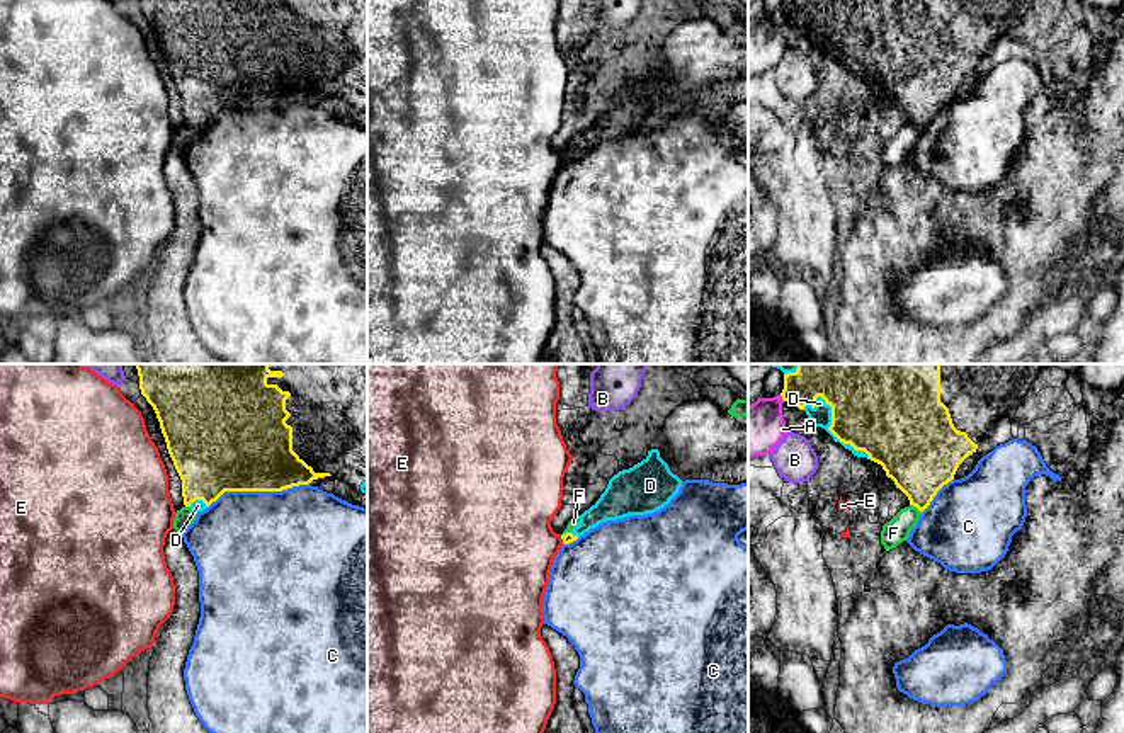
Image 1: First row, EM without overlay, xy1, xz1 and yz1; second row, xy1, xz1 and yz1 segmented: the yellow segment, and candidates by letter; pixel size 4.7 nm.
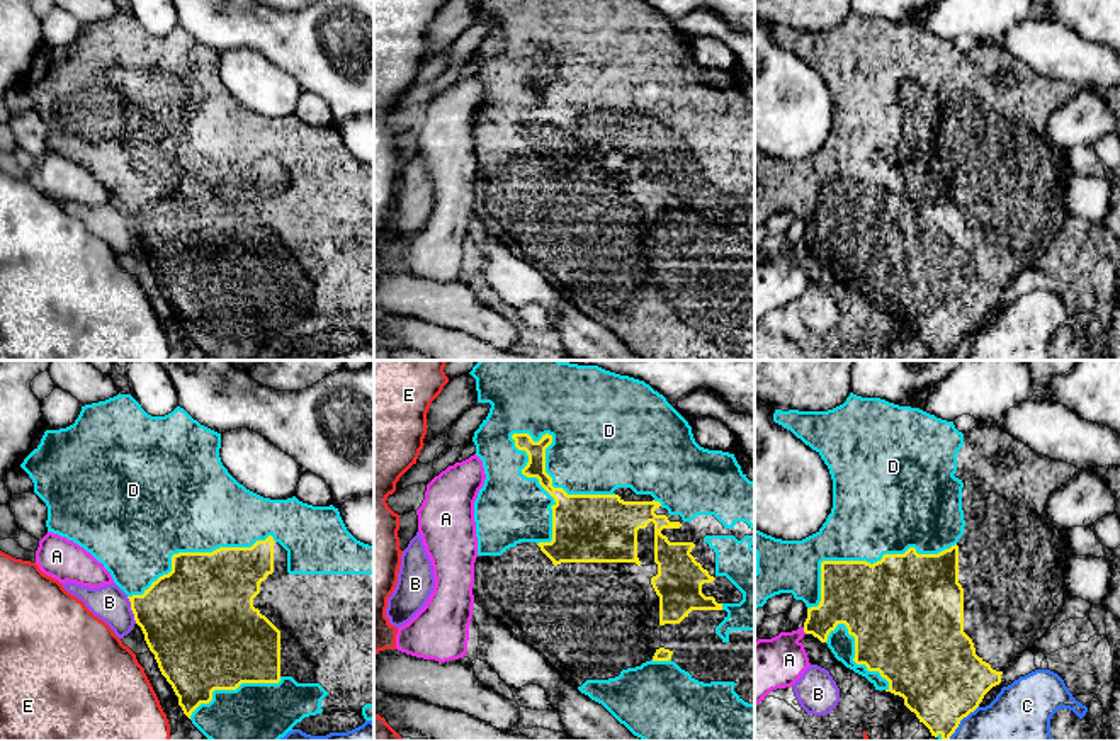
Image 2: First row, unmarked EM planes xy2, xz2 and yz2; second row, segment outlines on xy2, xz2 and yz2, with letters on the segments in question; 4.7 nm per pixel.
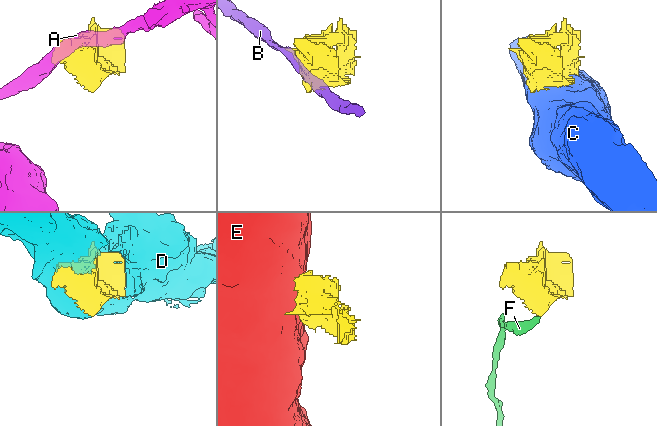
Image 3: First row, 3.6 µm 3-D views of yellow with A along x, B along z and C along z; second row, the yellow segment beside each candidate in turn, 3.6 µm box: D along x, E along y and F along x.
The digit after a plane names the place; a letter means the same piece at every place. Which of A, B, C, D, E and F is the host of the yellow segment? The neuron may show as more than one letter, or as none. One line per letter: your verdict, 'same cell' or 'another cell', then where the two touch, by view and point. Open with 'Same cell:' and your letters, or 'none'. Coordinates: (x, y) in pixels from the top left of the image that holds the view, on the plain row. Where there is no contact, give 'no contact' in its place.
Same cell: D
A: another cell | yz1 (783, 17)
B: another cell | xy2 (131, 228)
C: another cell | xy1 (257, 109)
D: same cell | xz2 (544, 90)
E: another cell | xz1 (562, 157)
F: another cell | yz1 (915, 125)

